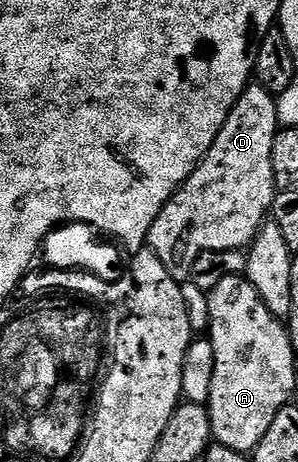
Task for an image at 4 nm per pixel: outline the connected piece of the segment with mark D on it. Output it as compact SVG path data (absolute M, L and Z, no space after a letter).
M257 83L247 85L196 171L174 192L150 228L148 247L172 279L188 281L192 263L208 251L245 250L253 243L262 220L274 208L272 143L279 128L275 94Z

